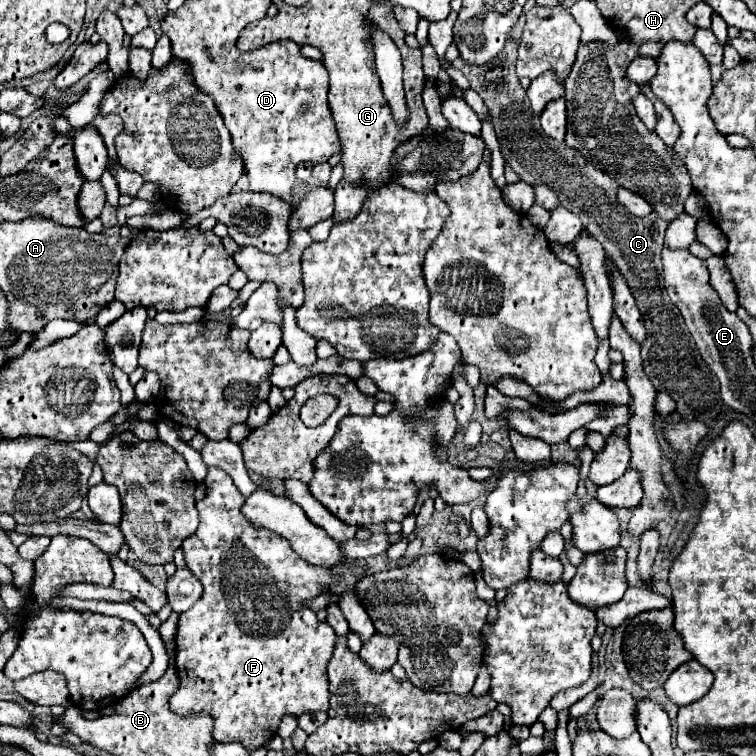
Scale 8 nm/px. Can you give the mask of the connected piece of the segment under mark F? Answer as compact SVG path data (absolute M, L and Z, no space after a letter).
M208 468L204 484L206 496L196 502L200 526L182 542L186 566L202 582L204 594L178 620L174 642L180 688L170 698L170 710L180 716L198 710L208 712L214 718L212 734L218 742L242 742L252 750L264 746L276 734L284 716L328 710L330 682L326 666L336 646L336 634L328 622L316 618L306 600L332 592L342 576L304 562L282 536L254 528L240 512L244 496L222 468Z

